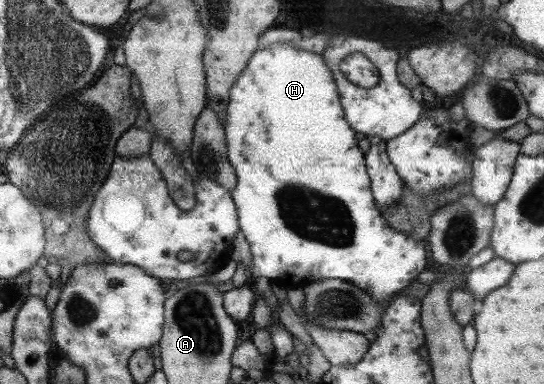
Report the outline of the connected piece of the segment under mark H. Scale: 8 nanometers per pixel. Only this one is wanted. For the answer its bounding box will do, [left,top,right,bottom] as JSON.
[223,44,427,303]

